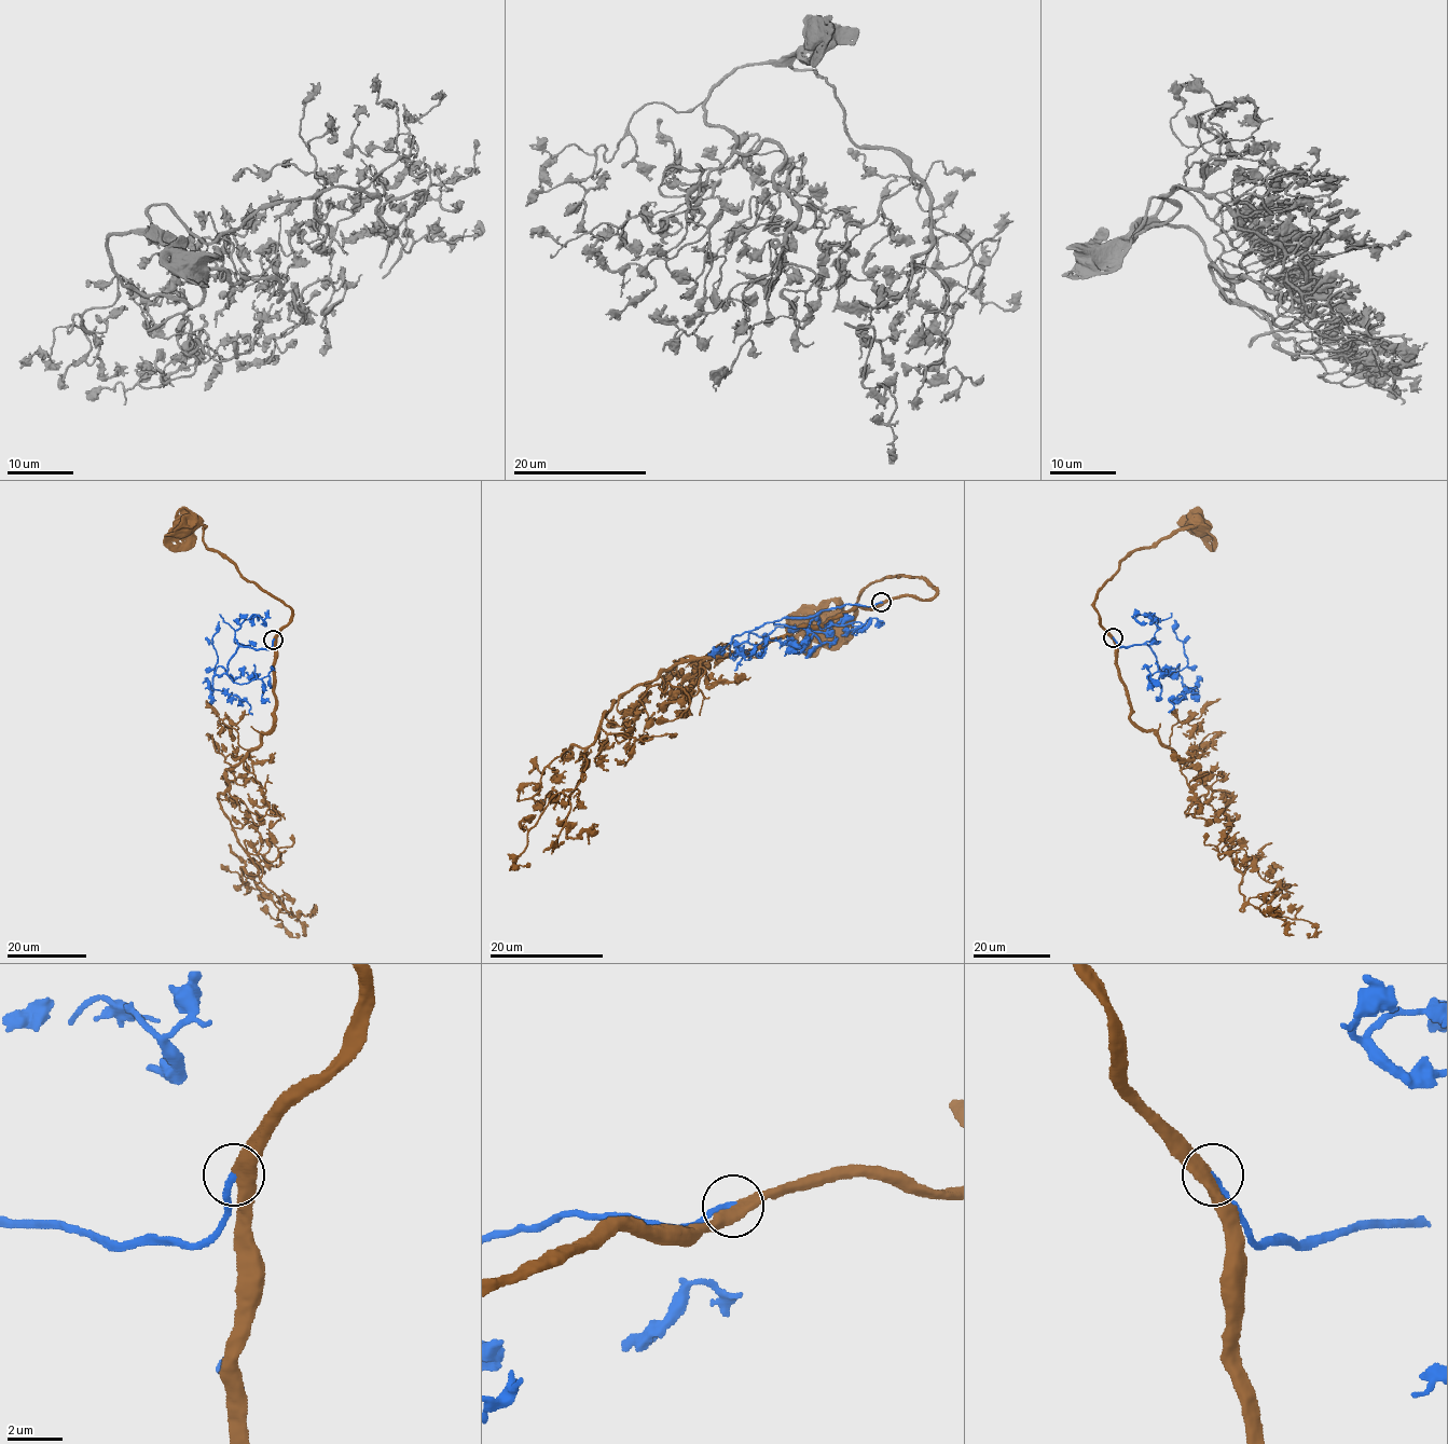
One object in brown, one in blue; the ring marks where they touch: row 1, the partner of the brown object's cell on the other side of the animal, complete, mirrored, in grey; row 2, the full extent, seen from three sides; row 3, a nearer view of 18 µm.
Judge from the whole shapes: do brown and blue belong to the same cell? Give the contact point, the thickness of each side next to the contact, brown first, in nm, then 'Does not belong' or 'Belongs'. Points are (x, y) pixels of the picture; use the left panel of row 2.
Place: (273, 640). Thickness 440 nm (brown) against 260 nm. Belongs

